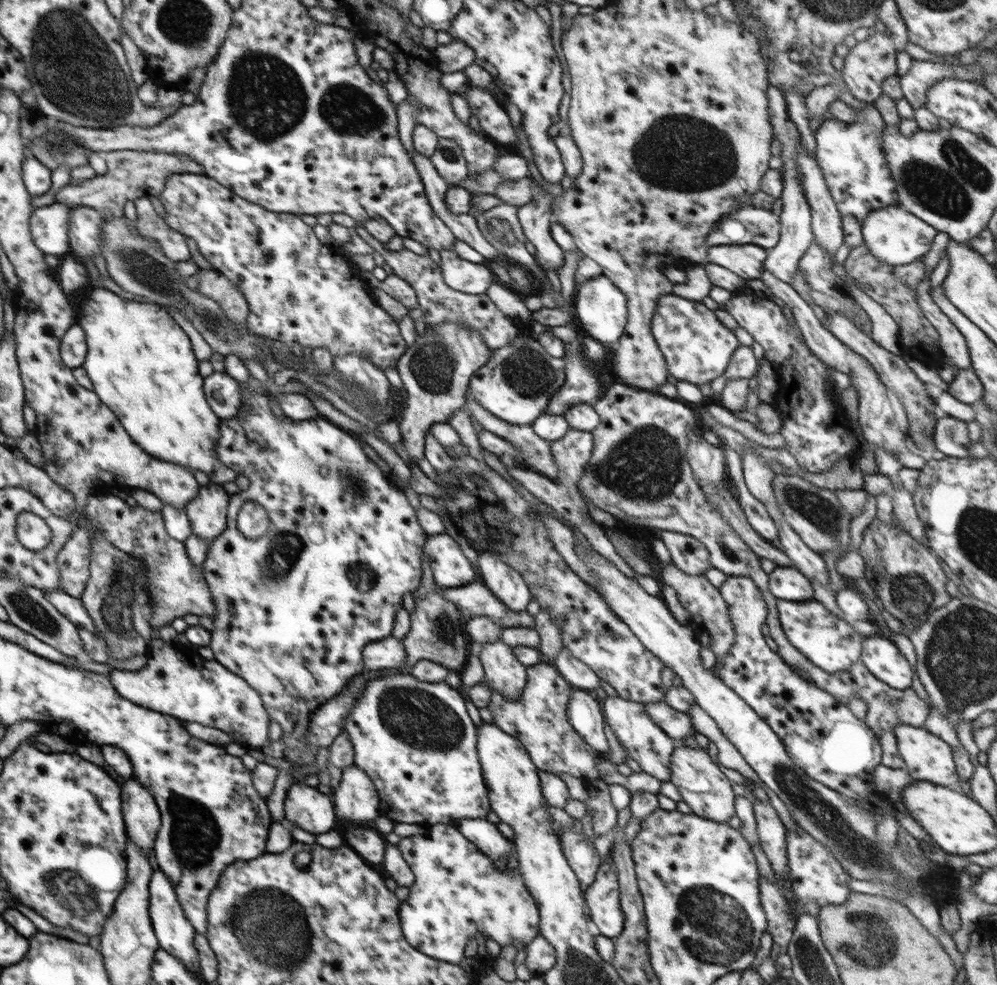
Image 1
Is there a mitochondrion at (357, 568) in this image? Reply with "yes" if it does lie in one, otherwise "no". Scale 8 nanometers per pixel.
no

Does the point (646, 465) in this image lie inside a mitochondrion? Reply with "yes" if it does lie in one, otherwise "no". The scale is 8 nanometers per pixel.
yes

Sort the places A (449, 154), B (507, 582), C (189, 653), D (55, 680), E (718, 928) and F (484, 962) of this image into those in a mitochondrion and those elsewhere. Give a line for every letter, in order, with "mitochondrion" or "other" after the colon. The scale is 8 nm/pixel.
A: mitochondrion
B: other
C: other
D: other
E: mitochondrion
F: other

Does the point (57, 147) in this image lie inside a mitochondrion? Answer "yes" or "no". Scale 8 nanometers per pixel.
yes

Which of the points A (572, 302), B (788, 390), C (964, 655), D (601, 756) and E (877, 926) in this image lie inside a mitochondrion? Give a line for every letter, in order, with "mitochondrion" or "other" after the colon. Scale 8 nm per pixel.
A: other
B: other
C: mitochondrion
D: other
E: mitochondrion

